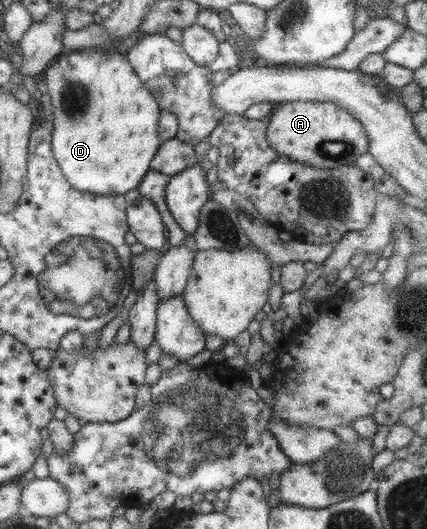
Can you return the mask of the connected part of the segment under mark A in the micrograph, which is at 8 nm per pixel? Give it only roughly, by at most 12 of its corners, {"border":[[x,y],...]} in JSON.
{"border":[[330,101],[271,104],[266,141],[316,168],[353,164],[363,126]]}

